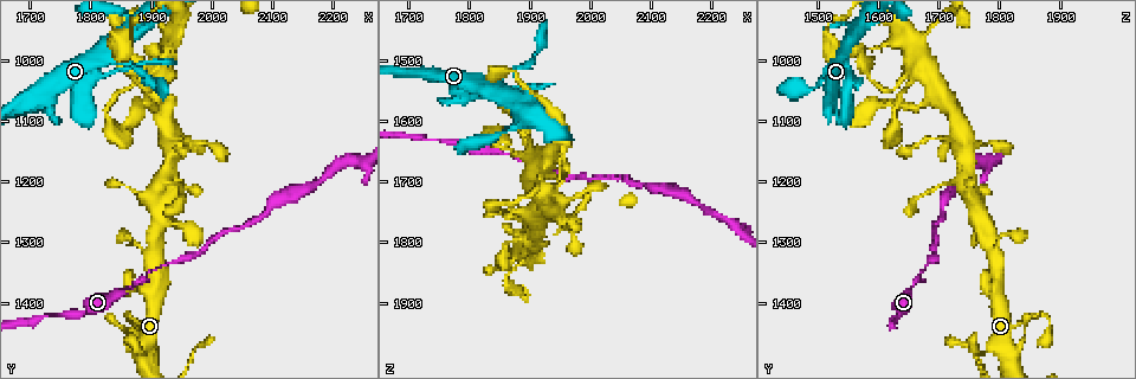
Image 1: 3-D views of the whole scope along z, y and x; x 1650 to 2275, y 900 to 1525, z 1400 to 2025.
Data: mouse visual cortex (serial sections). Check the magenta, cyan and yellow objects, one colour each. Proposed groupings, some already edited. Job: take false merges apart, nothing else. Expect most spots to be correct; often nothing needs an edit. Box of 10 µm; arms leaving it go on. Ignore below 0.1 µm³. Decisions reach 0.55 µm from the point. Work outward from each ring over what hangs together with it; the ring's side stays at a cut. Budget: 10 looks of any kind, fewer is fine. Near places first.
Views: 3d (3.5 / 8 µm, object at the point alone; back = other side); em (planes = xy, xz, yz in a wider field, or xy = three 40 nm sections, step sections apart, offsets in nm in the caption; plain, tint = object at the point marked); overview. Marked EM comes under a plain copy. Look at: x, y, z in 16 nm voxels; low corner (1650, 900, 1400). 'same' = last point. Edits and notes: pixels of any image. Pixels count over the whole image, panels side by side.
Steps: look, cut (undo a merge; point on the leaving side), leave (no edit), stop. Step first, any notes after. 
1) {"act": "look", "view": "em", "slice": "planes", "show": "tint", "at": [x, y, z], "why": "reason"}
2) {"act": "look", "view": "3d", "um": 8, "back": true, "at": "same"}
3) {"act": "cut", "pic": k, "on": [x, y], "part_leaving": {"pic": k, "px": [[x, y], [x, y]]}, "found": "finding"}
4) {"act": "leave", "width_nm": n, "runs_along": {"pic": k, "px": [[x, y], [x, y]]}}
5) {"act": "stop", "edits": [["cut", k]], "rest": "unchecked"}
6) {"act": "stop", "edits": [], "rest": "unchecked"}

{"act": "look", "view": "3d", "um": 3.5, "at": [1895, 1350, 1670], "why": "a narrow waist"}

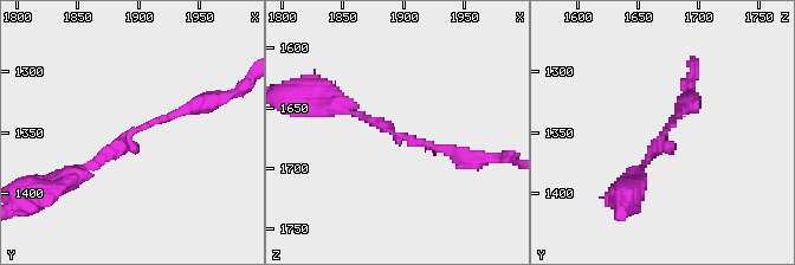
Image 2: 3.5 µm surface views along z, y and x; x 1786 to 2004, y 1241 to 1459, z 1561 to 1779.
{"act": "look", "view": "em", "slice": "xy", "step": 3, "show": "tint", "at": [1896, 1350, 1672], "arm_widths_nm": [100, 150], "why": "need the tissue"}

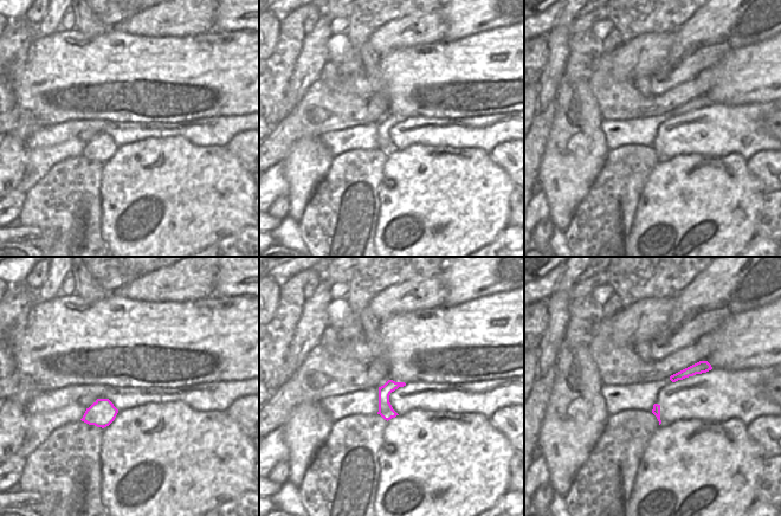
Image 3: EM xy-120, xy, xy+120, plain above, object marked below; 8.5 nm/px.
{"act": "leave", "width_nm": 130, "runs_along": {"pic": 2, "px": [[77, 174], [142, 127], [200, 104]]}, "found": "one cell here"}

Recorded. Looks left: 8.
{"act": "look", "view": "3d", "um": 3.5, "at": [1915, 1265, 1765], "why": "branch point"}

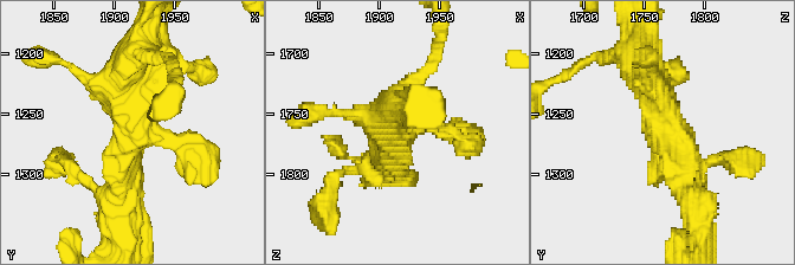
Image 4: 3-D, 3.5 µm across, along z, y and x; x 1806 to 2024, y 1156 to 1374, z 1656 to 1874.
{"act": "look", "view": "em", "slice": "xy", "step": 1, "show": "tint", "at": [1912, 1270, 1768], "why": "need the tissue"}

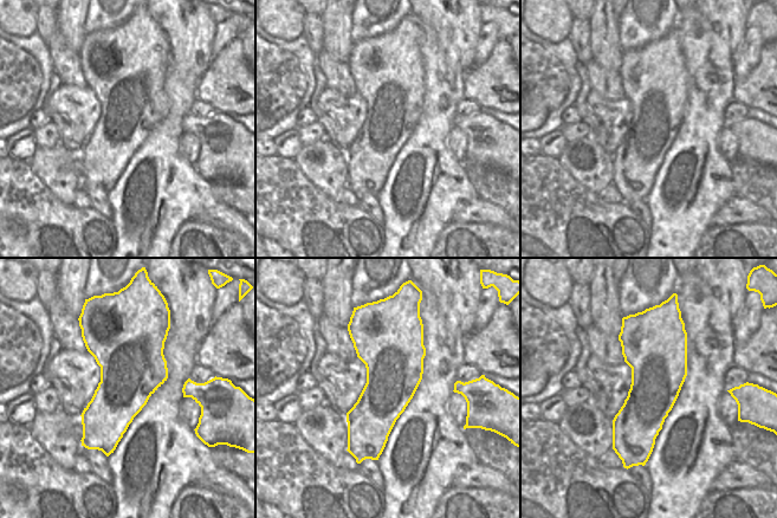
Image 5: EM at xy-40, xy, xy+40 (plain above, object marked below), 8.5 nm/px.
{"act": "leave", "found": "continuous, no second cell"}

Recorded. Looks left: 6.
{"act": "look", "view": "3d", "um": 3.5, "at": [1720, 1420, 1630], "why": "thick turns thin"}

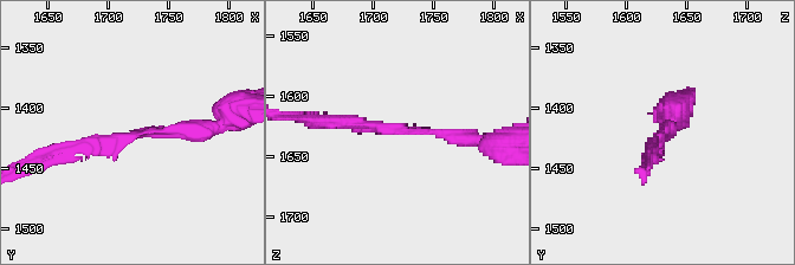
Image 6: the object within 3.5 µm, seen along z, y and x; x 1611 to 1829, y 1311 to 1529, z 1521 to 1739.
{"act": "look", "view": "em", "slice": "xy", "step": 2, "show": "tint", "at": [1722, 1420, 1628], "why": "shape alone is not enough"}

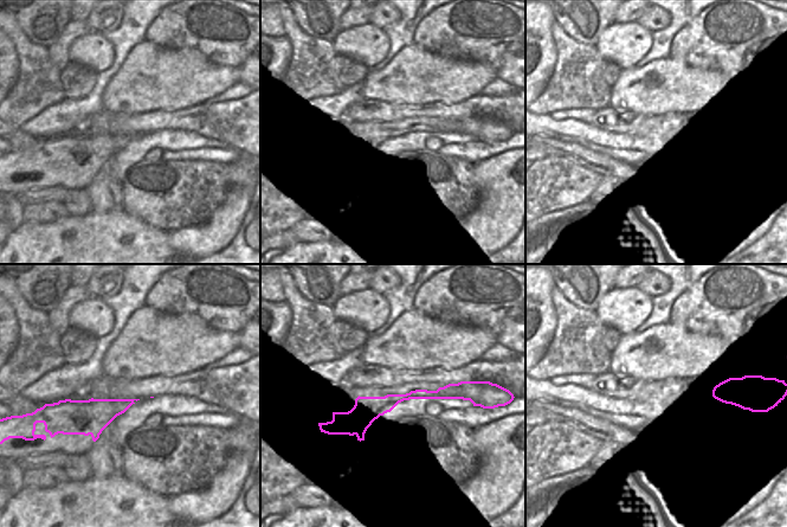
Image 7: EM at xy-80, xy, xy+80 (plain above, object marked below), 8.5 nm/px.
{"act": "leave", "found": "one cell here"}

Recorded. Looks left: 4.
{"act": "look", "view": "3d", "um": 3.5, "at": [2030, 1285, 1690]}

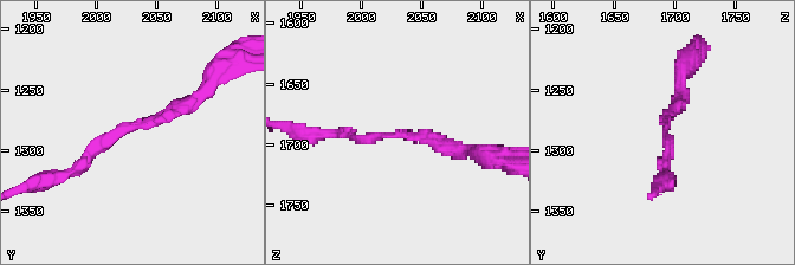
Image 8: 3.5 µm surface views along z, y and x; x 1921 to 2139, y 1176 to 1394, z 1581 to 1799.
{"act": "look", "view": "em", "slice": "xy", "step": 3, "show": "tint", "at": [2026, 1282, 1692], "arm_widths_nm": [150, 200], "why": "need the tissue"}

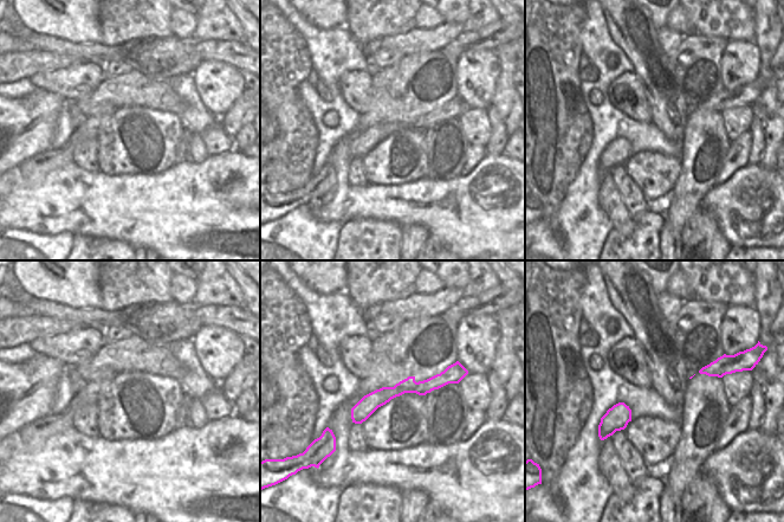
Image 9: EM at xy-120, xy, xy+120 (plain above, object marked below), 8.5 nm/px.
{"act": "leave", "runs_along": {"pic": 8, "px": [[66, 176], [110, 136], [196, 99]]}, "found": "continuous, no second cell"}

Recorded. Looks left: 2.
{"act": "stop", "edits": [], "rest": "unchecked"}

